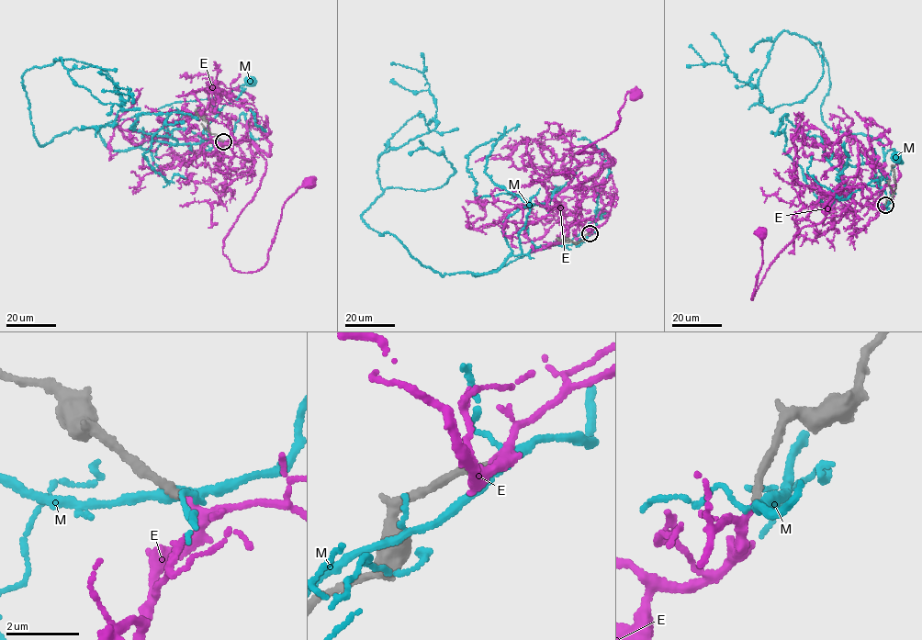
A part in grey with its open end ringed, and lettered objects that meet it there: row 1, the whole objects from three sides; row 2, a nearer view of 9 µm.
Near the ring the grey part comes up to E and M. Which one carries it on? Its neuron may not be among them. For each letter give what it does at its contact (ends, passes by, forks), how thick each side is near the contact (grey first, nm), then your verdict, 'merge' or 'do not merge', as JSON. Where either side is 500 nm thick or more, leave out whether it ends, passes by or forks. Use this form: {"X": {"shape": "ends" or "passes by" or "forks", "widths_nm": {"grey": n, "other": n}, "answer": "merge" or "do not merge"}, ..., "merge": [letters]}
{"E": {"shape": "passes by", "widths_nm": {"grey": 200, "other": 180}, "answer": "merge"}, "M": {"shape": "forks", "widths_nm": {"grey": 240, "other": 240}, "answer": "do not merge"}, "merge": ["E"]}

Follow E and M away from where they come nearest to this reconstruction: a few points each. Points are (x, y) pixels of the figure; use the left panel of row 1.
E: (223, 141), (212, 154), (251, 142), (266, 164), (223, 241), (235, 270), (265, 263), (284, 203), (309, 184)
M: (223, 141), (174, 129), (155, 151), (116, 151), (99, 130), (174, 103), (220, 95), (251, 80)

